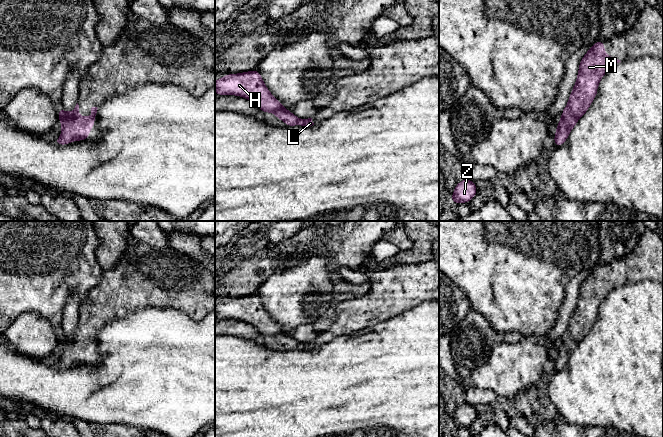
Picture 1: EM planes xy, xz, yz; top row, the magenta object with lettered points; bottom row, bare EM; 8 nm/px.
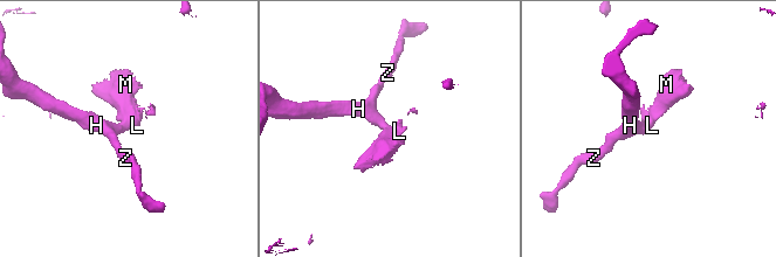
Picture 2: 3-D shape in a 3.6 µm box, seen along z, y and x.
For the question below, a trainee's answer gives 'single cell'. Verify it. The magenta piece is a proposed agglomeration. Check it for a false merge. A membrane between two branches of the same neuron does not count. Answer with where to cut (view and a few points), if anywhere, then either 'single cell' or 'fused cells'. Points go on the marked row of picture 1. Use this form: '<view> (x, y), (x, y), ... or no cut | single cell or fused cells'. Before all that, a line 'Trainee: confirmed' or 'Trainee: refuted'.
Trainee: confirmed
no cut | single cell

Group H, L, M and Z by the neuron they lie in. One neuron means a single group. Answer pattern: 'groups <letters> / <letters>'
groups H L M Z

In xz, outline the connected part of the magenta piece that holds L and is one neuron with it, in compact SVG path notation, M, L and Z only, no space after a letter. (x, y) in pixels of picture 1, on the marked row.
M257 69L238 74L227 74L223 78L215 81L215 92L220 96L236 95L253 101L261 110L262 113L274 113L276 117L285 122L285 126L312 126L312 118L300 119L292 112L289 112L285 106L281 105L278 100L271 94Z

